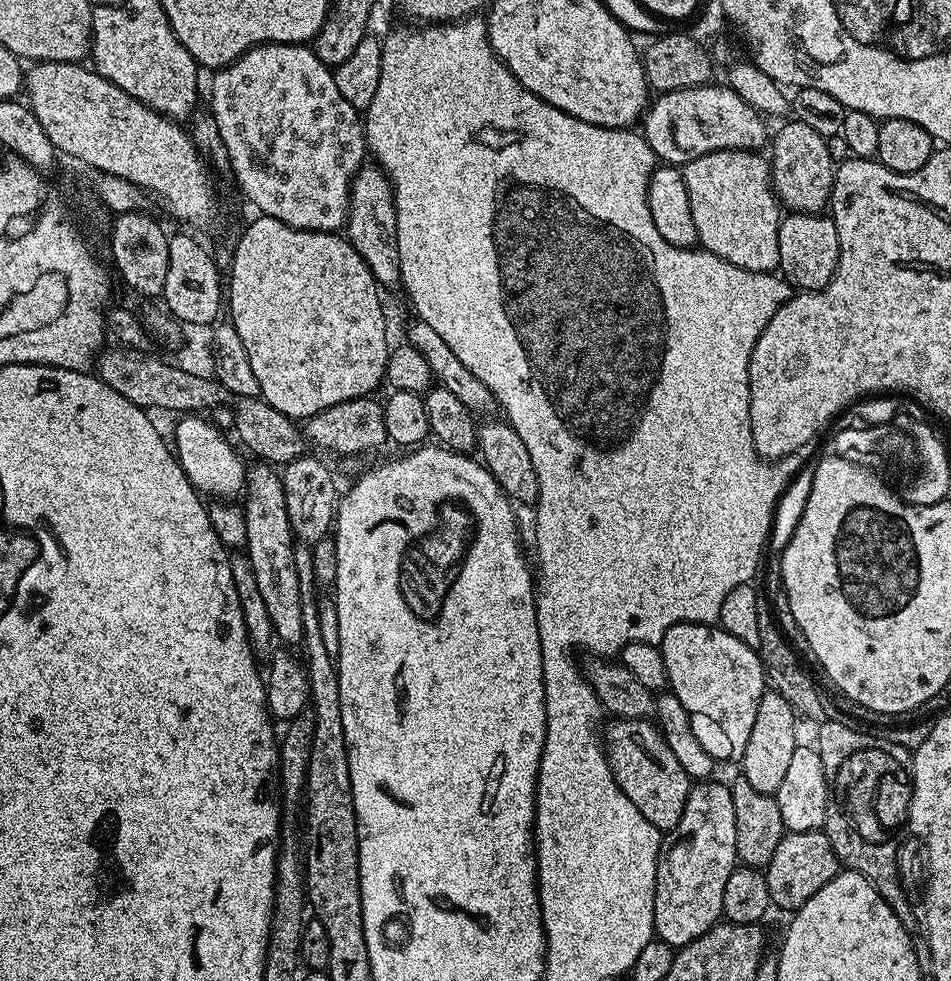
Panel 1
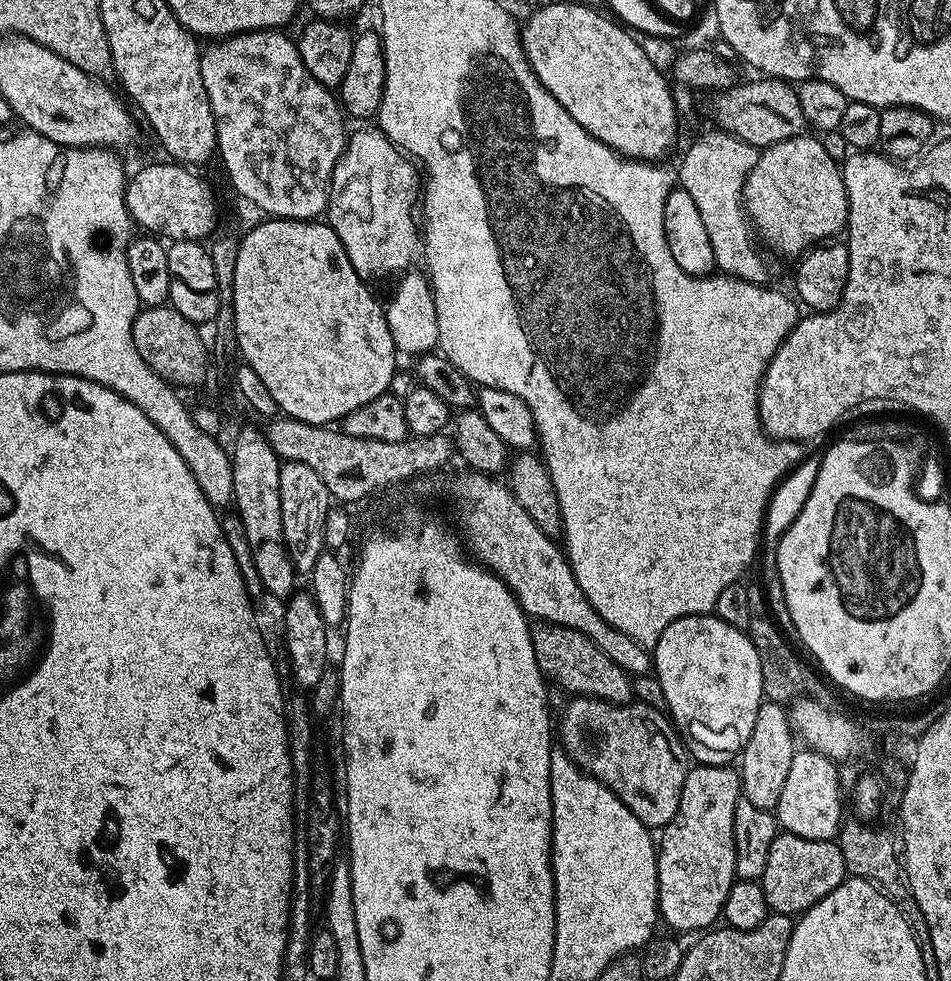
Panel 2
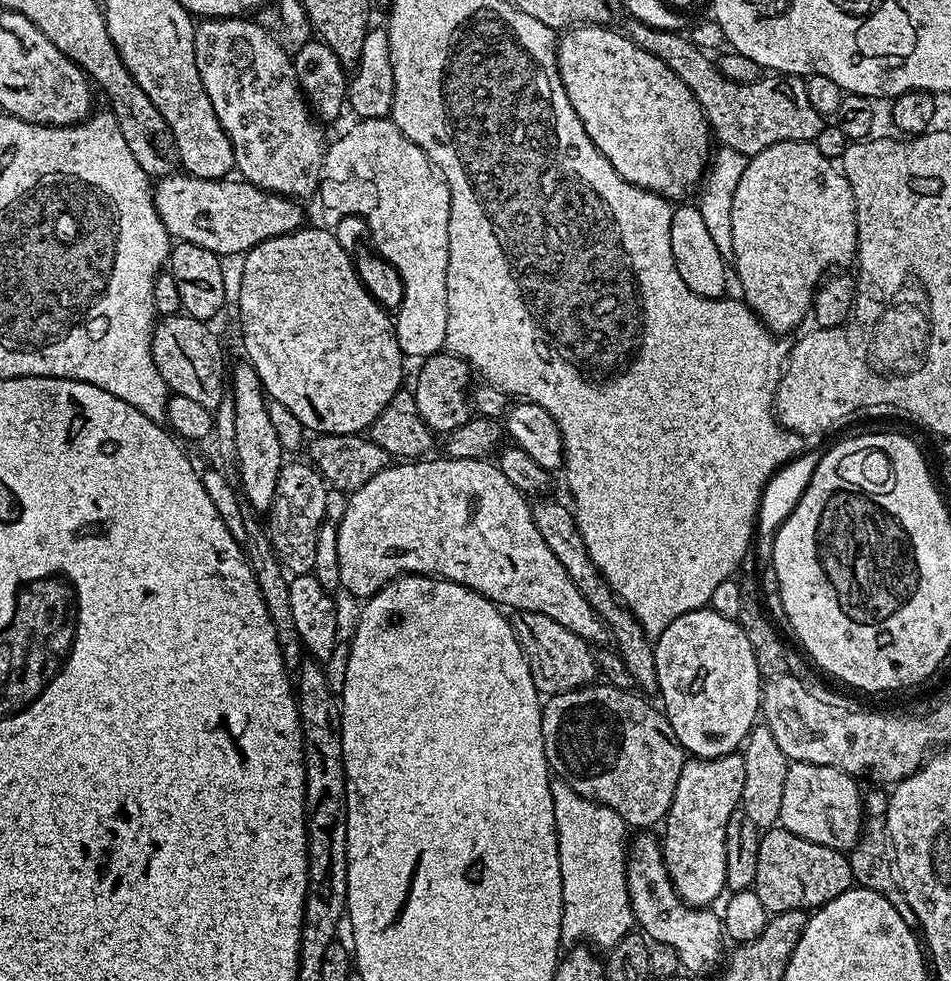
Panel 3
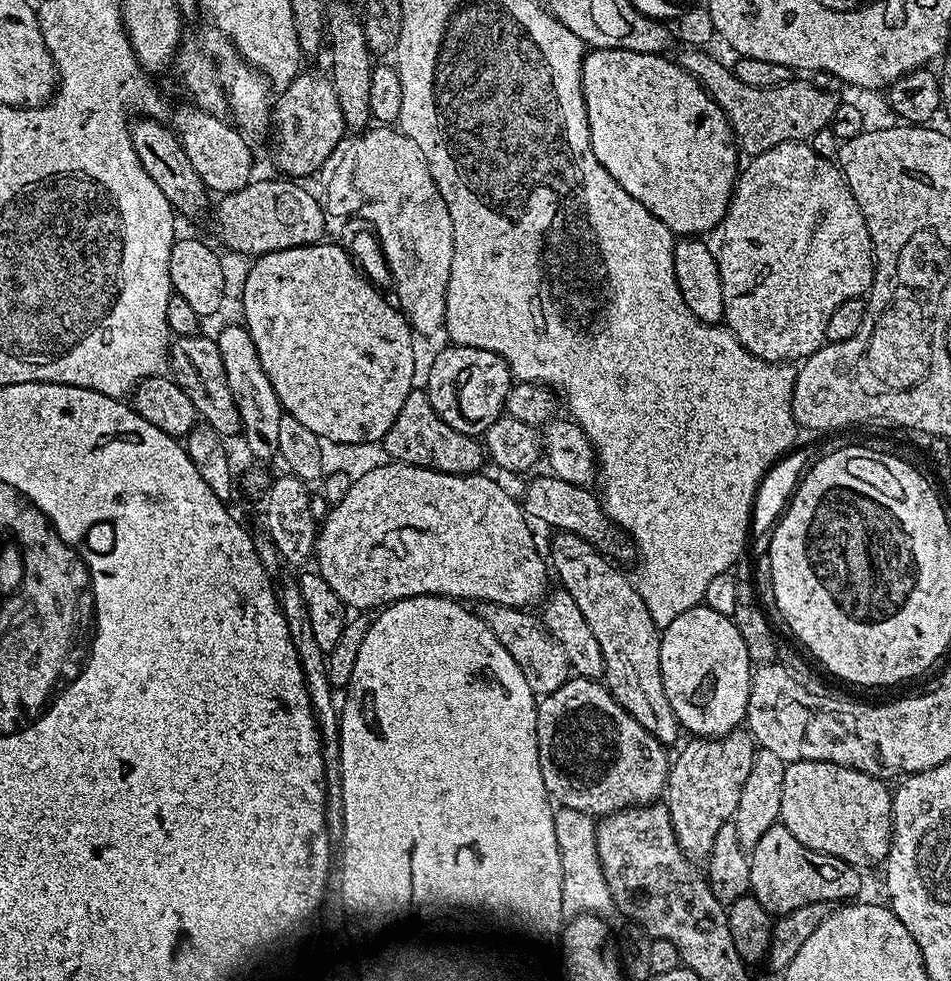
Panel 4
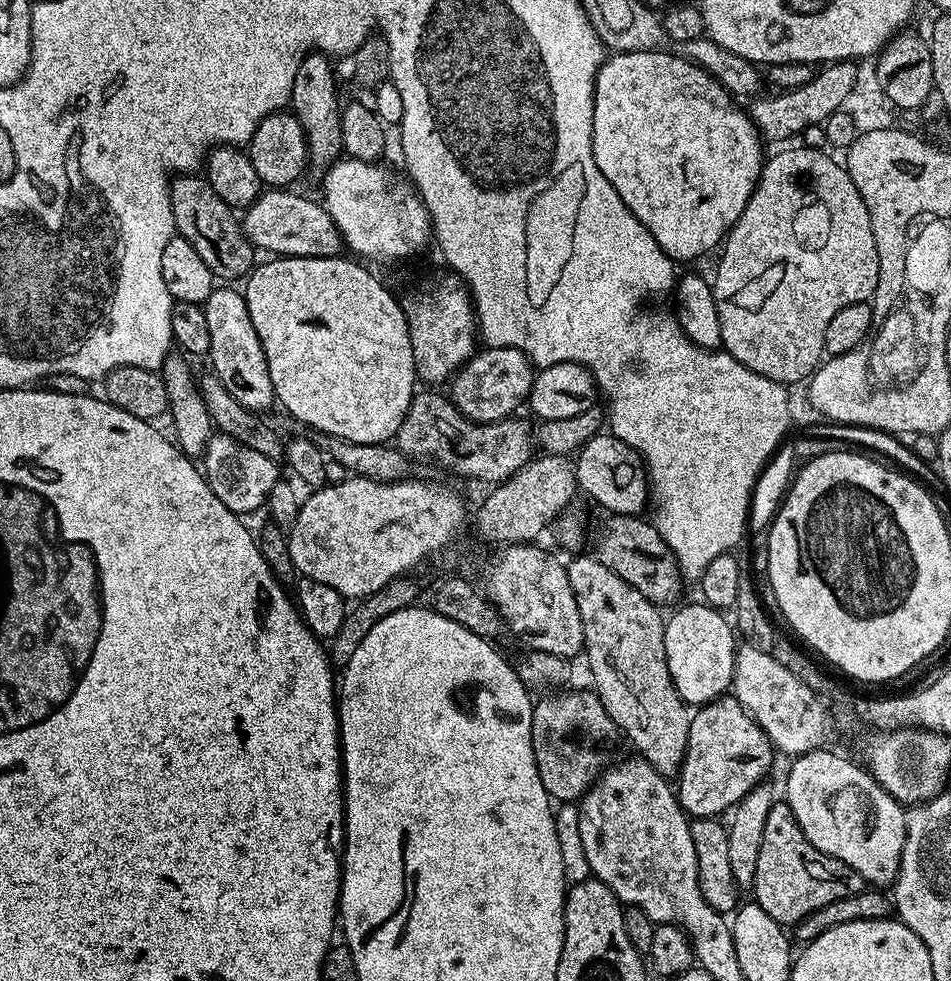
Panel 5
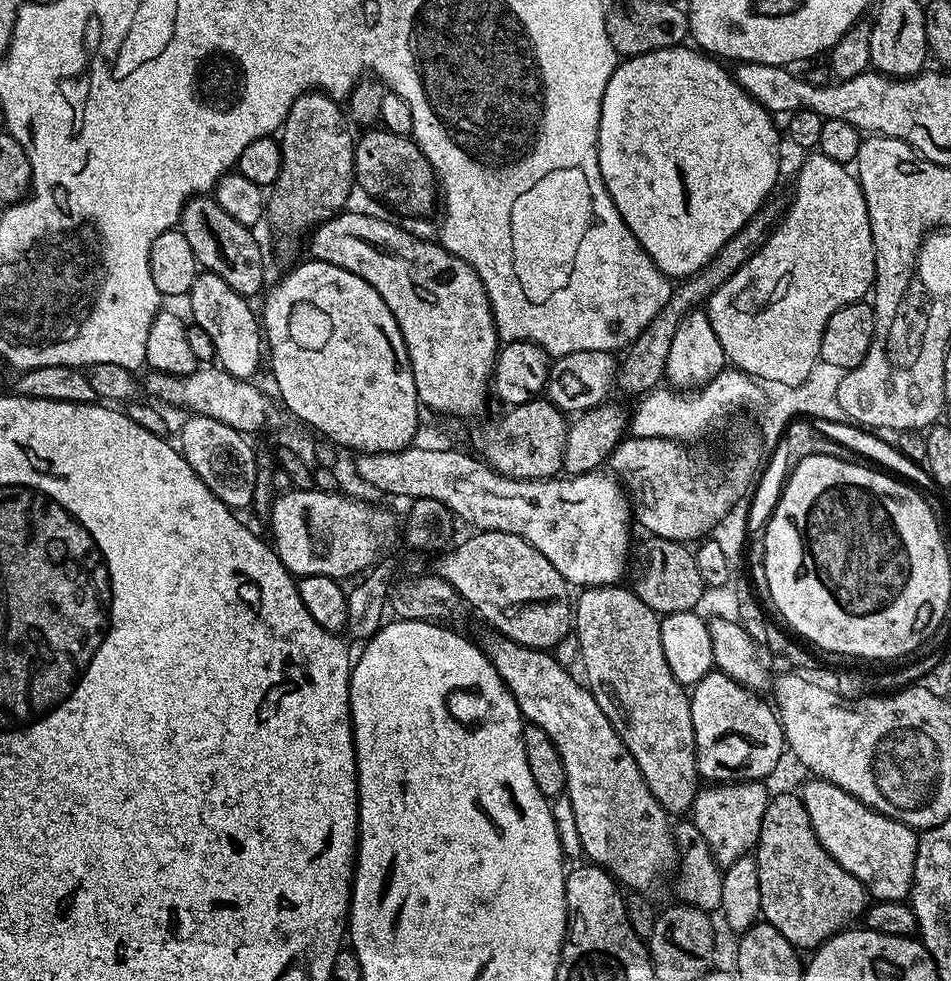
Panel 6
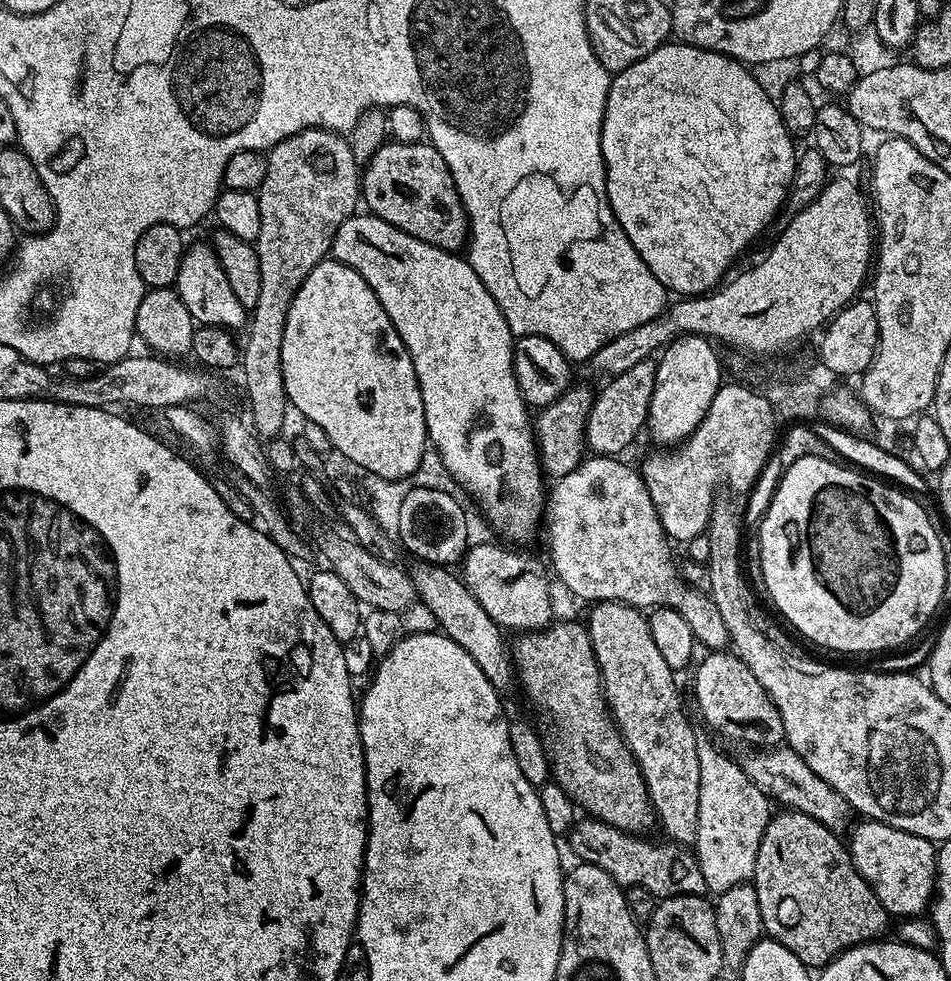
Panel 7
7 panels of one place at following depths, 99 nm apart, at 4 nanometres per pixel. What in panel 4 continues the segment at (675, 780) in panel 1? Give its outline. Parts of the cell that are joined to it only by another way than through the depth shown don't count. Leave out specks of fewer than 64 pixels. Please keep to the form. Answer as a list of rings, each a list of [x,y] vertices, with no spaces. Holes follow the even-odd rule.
[[[573,675],[558,690],[543,697],[536,706],[536,737],[542,782],[546,782],[548,795],[560,808],[574,808],[599,818],[619,808],[659,801],[665,791],[670,767],[669,749],[654,738],[642,722],[635,720],[600,680]]]

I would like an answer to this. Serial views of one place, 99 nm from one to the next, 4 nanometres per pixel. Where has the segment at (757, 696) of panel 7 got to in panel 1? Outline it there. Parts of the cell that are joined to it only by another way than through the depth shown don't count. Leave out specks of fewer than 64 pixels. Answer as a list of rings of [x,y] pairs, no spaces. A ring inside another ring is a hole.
[[[716,778],[696,782],[689,787],[686,810],[682,818],[667,833],[660,849],[660,865],[656,867],[656,889],[654,890],[655,935],[673,946],[694,942],[706,934],[721,919],[724,907],[722,898],[726,894],[726,878],[738,866],[736,843],[734,842],[734,798],[727,783],[719,784]]]

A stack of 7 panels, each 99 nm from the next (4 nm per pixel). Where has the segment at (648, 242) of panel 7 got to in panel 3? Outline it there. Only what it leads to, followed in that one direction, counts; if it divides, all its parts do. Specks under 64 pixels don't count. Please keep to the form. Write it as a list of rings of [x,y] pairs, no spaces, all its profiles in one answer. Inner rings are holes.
[[[603,24],[572,26],[559,37],[556,45],[556,65],[570,98],[570,106],[578,114],[586,134],[598,150],[622,174],[626,182],[656,192],[669,202],[680,202],[687,192],[694,193],[705,178],[710,161],[710,129],[698,98],[690,94],[690,86],[654,54],[646,54],[623,31]]]

